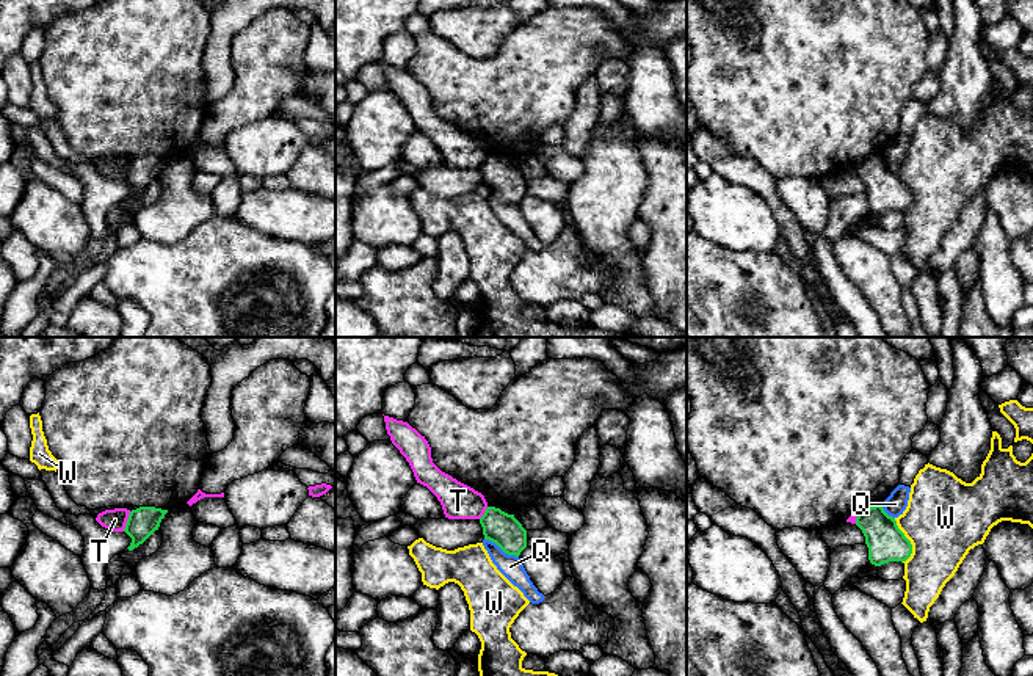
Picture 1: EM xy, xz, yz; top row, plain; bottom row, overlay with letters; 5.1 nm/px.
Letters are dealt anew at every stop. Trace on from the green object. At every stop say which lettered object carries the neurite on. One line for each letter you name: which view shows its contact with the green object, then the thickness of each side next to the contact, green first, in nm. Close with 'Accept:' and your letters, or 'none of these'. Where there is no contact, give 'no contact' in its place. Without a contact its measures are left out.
Accept: none of these

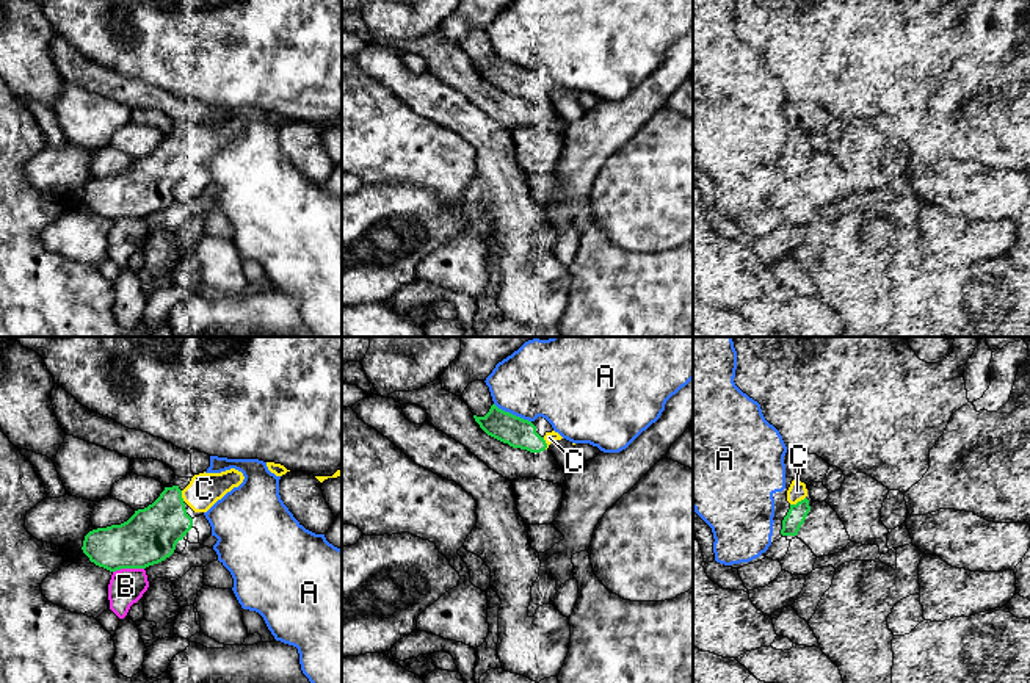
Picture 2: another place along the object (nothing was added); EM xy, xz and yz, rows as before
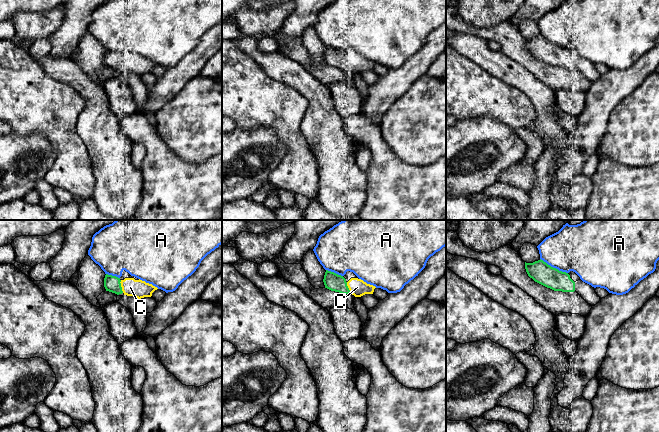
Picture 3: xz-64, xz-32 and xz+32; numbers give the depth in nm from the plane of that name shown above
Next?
C: meets green in yz; 100 nm thick on the green side, 90 nm on the other
Accept: C

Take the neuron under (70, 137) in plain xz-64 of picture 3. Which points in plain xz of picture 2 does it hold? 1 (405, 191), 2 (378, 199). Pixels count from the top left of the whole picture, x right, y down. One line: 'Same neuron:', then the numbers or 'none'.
Same neuron: none

